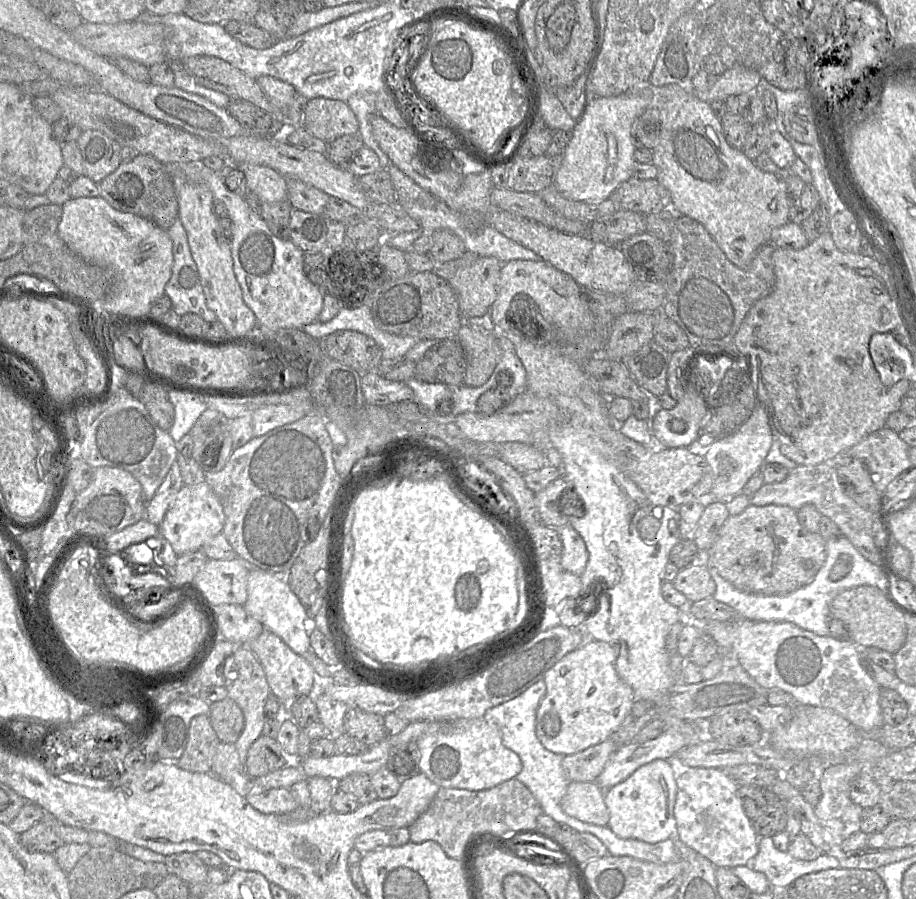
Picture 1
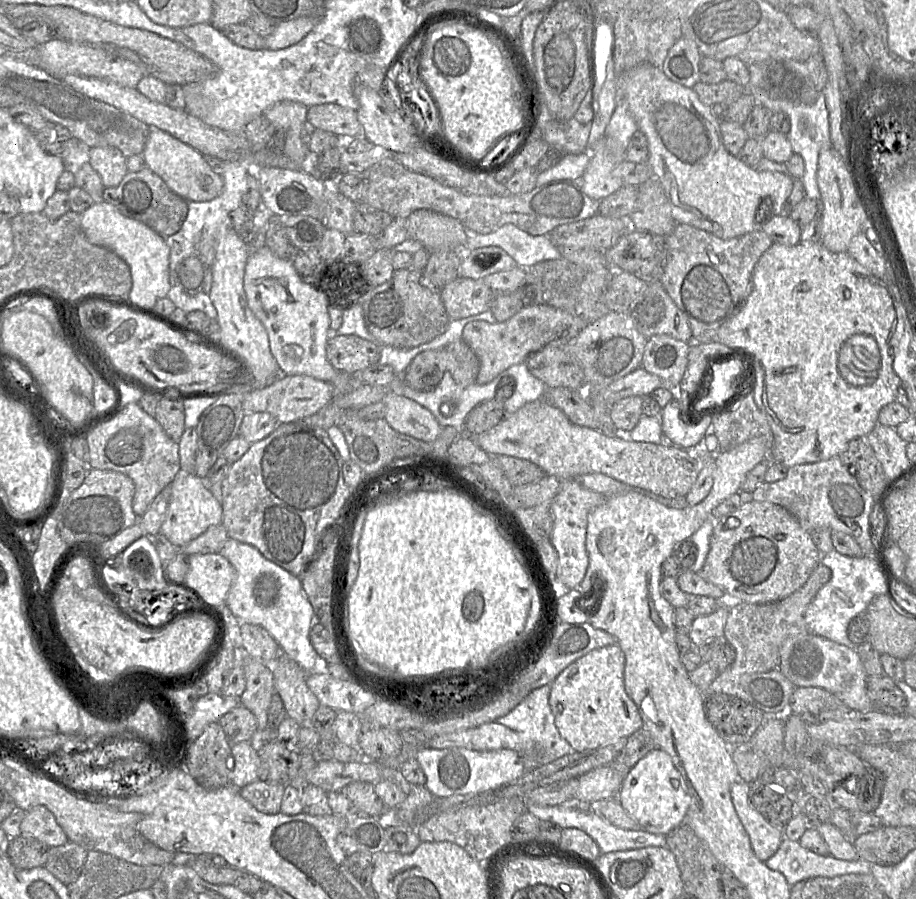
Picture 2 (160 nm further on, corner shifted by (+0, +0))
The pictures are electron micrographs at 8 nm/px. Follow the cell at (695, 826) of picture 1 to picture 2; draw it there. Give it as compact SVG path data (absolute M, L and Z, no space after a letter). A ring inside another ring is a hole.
M740 780L732 785L730 792L735 810L749 835L753 852L765 862L779 849L784 833L769 824L750 804L748 783Z

